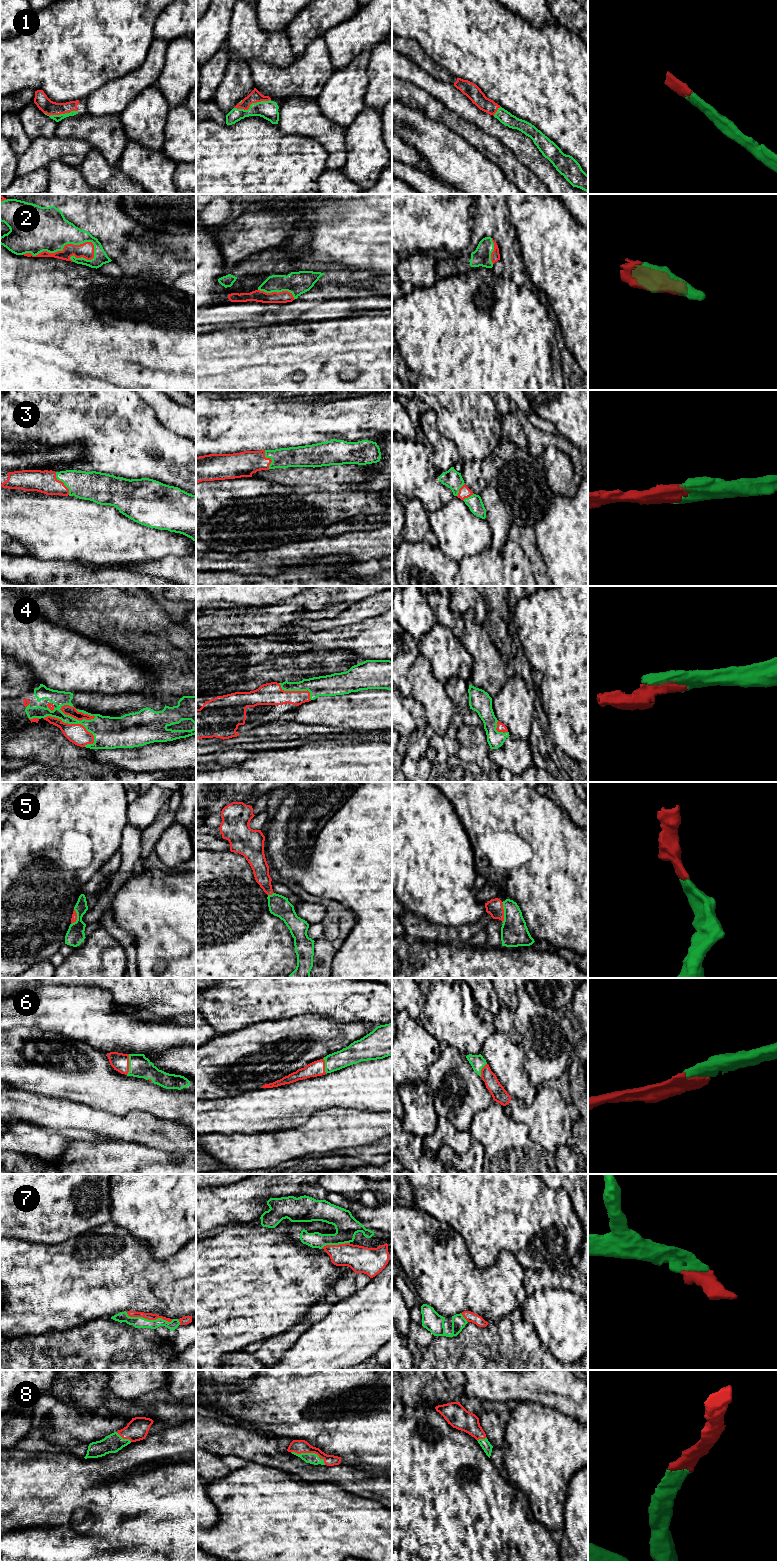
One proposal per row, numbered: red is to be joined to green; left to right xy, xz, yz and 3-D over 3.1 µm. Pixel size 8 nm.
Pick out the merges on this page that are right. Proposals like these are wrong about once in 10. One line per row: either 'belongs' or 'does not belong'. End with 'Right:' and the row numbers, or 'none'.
1: belongs
2: belongs
3: belongs
4: belongs
5: belongs
6: belongs
7: belongs
8: belongs
Right: 1, 2, 3, 4, 5, 6, 7, 8

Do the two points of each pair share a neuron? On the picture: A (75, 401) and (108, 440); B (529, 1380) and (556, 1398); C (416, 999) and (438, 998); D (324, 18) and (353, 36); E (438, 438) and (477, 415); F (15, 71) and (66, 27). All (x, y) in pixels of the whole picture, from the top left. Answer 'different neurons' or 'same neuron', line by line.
A: same neuron
B: same neuron
C: different neurons
D: different neurons
E: different neurons
F: same neuron

